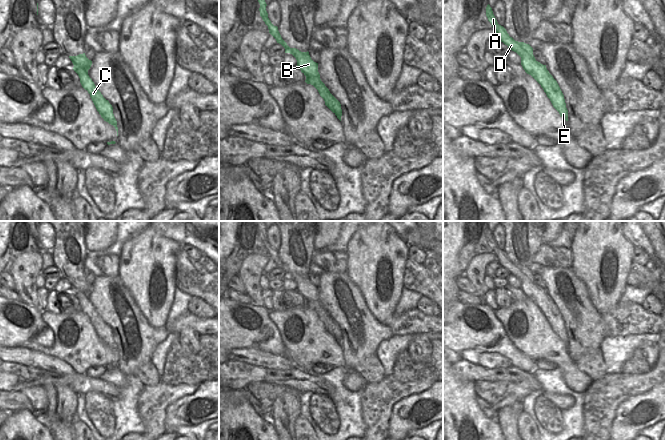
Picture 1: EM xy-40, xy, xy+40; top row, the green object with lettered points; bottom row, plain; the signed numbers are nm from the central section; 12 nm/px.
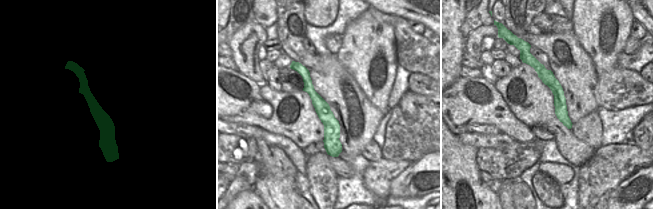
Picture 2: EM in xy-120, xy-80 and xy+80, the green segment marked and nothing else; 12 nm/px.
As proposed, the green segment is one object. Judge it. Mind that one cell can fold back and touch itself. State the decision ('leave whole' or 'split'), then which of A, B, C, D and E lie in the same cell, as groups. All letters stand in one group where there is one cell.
split | A B D E / C

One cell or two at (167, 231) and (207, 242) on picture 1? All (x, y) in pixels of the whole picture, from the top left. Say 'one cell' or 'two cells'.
one cell

